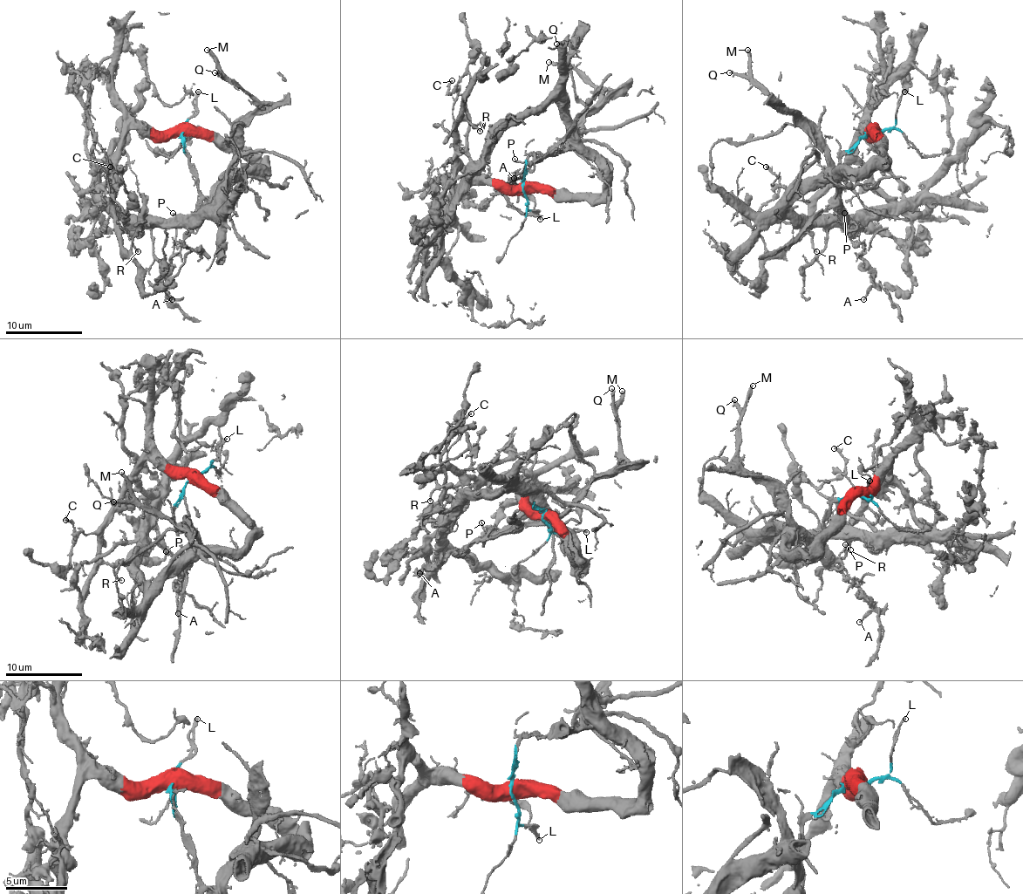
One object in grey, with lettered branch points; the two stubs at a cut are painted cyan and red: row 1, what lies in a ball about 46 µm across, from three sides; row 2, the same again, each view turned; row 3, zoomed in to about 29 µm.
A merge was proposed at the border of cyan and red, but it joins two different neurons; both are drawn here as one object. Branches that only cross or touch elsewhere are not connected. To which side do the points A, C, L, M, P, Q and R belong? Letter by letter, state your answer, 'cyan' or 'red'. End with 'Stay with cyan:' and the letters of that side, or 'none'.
A: cyan
C: red
L: cyan
M: cyan
P: cyan
Q: cyan
R: red
Stay with cyan: A, L, M, P, Q

